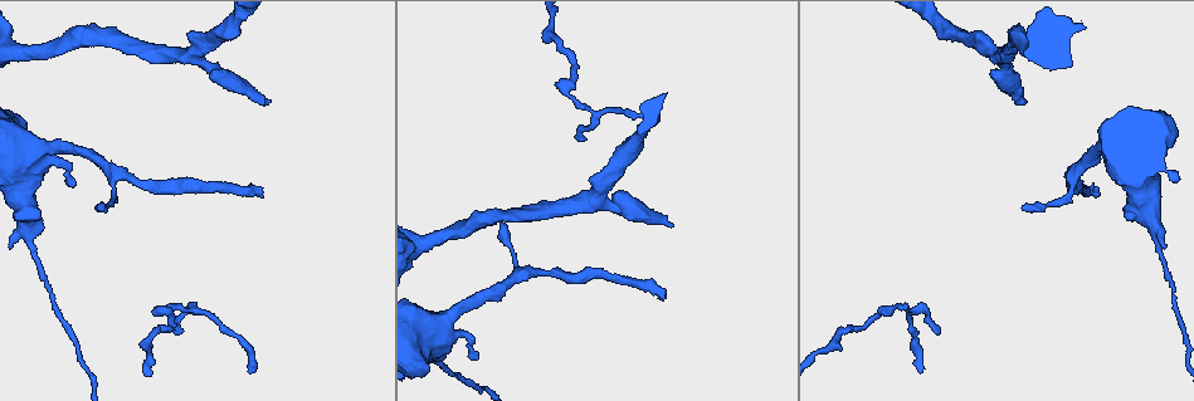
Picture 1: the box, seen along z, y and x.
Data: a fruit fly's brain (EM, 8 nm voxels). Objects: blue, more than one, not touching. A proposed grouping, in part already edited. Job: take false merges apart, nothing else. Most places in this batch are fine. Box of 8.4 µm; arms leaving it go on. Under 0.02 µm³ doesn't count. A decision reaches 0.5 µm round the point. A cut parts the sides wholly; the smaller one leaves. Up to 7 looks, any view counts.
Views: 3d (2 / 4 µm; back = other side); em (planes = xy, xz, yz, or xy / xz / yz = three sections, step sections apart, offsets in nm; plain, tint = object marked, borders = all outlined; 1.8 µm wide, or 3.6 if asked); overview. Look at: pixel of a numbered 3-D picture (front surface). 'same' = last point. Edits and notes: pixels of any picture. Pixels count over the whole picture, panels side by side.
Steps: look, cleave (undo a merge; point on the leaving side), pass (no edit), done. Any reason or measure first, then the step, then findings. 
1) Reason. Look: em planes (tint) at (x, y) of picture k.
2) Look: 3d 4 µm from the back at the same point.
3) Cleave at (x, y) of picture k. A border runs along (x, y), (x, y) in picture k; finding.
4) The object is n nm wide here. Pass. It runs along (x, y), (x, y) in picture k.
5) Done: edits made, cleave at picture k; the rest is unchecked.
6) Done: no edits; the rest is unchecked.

Calibre changes. Look: em planes (tint) at (432, 323) of picture 1.

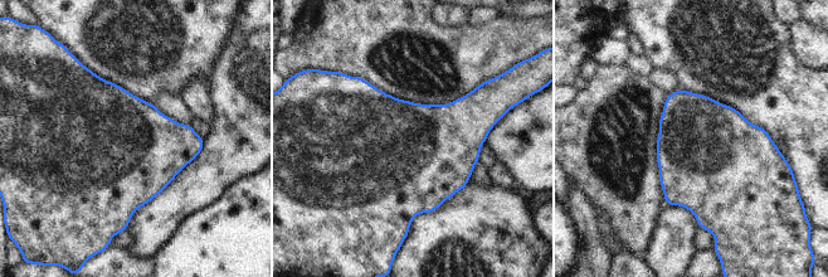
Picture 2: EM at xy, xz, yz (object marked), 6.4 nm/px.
The object is 700 nm wide here. Pass. All the same neuron.

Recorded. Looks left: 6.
Three-way junction. Look: em planes (tint) at (591, 200) of picture 1.

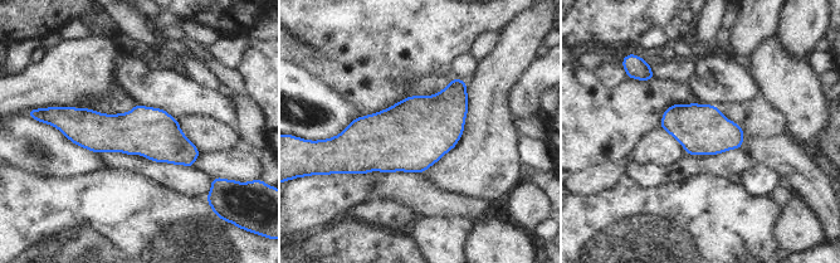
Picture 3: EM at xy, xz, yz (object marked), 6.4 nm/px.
Pass. It runs along (63, 125), (152, 132), (195, 154) in picture 3; continuous, no second neuron.

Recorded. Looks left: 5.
Sharp bend. Look: em planes (tint) at (166, 310) of picture 1.

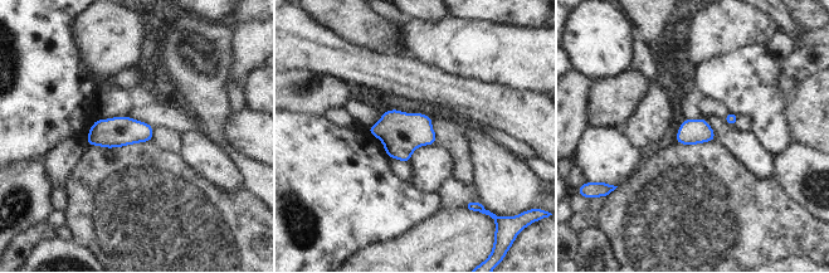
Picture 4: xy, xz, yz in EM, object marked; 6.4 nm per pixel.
Pass. All the same neuron.

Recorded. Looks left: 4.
Done: no edits; the rest is unchecked.

